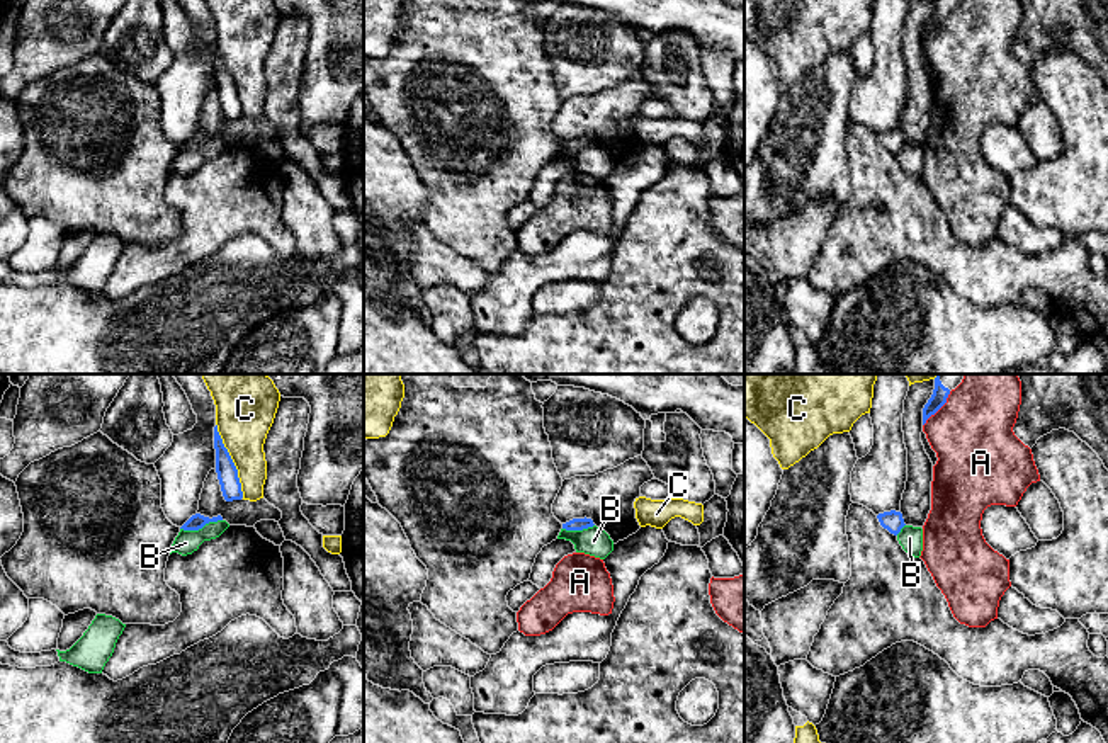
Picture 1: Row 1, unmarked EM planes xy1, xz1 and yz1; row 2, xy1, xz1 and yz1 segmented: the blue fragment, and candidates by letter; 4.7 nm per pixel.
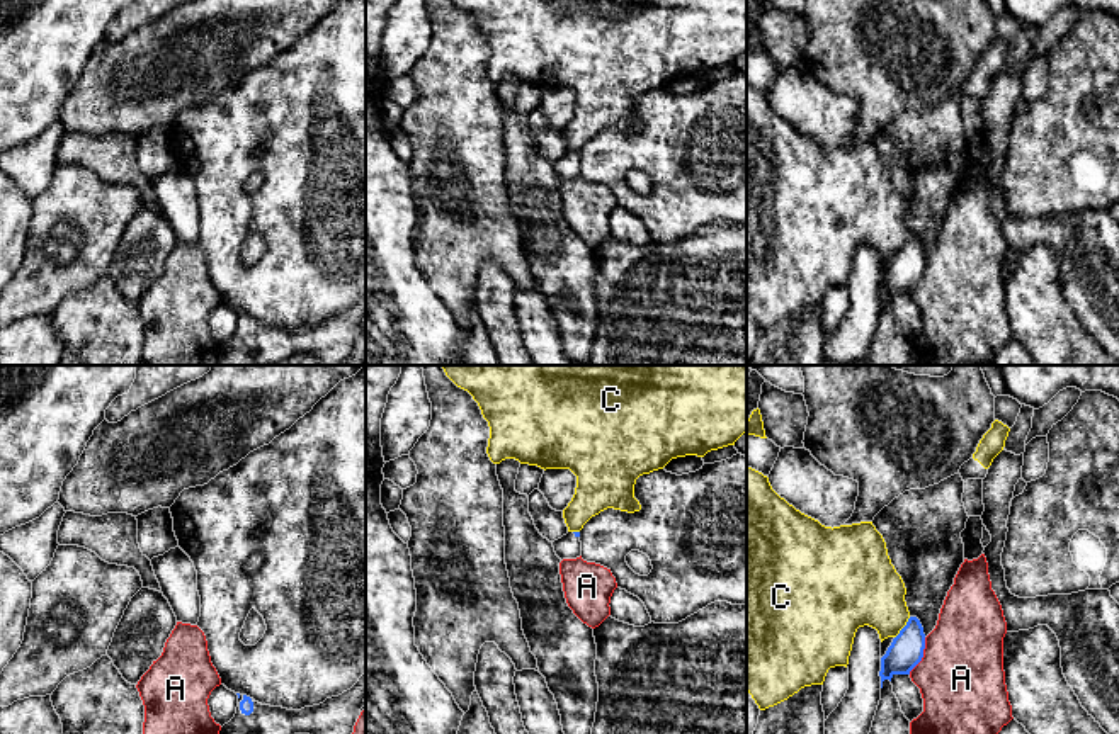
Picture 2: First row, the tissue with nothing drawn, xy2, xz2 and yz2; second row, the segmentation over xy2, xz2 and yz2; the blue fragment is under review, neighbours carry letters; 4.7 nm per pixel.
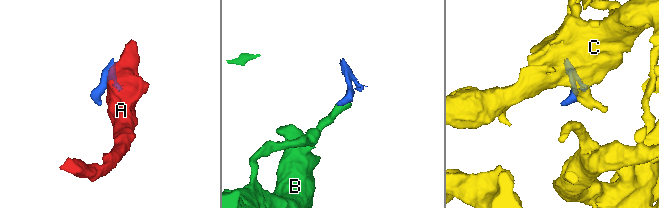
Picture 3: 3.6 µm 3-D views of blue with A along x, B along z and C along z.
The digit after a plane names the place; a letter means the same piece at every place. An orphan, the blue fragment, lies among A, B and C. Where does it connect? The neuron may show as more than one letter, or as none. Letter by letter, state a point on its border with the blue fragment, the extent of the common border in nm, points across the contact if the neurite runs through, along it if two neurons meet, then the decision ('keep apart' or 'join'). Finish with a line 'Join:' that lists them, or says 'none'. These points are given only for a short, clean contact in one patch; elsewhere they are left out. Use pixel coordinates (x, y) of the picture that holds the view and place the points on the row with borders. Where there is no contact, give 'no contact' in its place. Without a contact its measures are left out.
A: yz2 (922, 656) | 190 nm | along yz2 (925, 638), (922, 660), (908, 673) | keep apart
B: xy1 (201, 527) | 200 nm | along xy1 (221, 519), (209, 521), (197, 529), (180, 529) | keep apart
C: xy1 (231, 461) | 380 nm | keep apart
Join: none

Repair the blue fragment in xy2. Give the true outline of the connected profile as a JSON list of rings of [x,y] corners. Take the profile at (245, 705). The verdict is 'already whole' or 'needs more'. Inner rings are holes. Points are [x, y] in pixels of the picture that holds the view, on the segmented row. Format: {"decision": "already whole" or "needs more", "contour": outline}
{"decision": "needs more", "contour": [[[366,673],[338,697],[301,710],[287,710],[240,695],[235,717],[219,734],[352,734],[366,705]]]}

